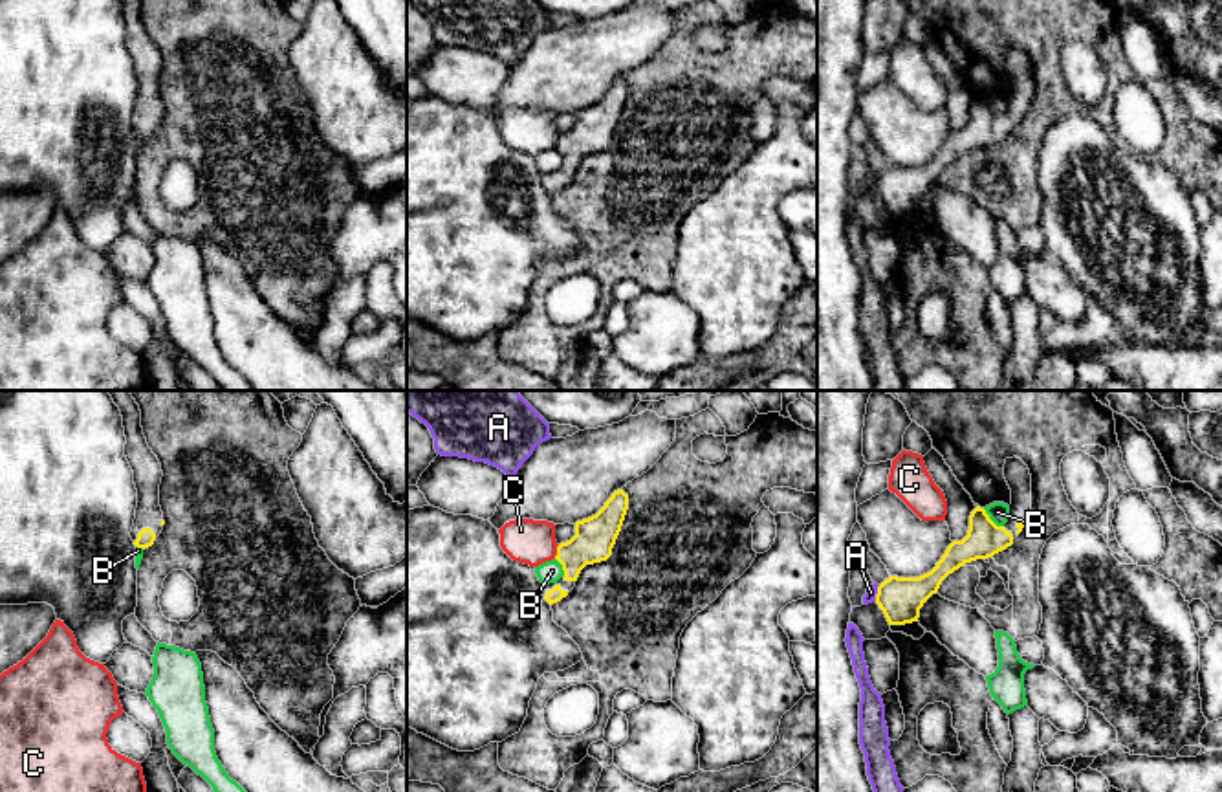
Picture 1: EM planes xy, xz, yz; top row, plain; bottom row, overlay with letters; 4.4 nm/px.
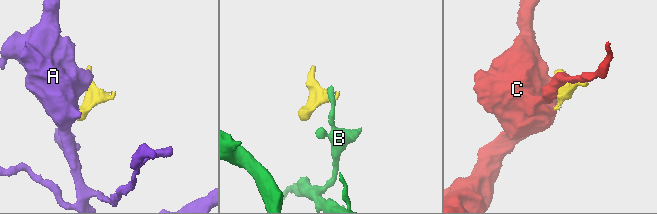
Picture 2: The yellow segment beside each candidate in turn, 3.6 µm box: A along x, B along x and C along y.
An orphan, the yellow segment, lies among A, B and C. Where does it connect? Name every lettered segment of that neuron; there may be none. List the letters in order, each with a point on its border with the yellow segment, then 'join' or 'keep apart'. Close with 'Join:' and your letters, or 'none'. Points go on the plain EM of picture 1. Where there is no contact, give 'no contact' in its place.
A: contact yz (878, 182); keep apart
B: contact yz (990, 109); keep apart
C: contact xz (557, 142); keep apart
Join: none

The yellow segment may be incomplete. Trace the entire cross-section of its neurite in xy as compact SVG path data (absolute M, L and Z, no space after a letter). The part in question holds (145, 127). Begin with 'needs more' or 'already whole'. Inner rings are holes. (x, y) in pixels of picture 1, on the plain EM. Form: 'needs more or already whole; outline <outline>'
needs more; outline M121 0L125 16L125 46L134 60L137 97L130 126L137 138L148 138L163 119L159 95L161 53L147 33L141 16L141 0Z

